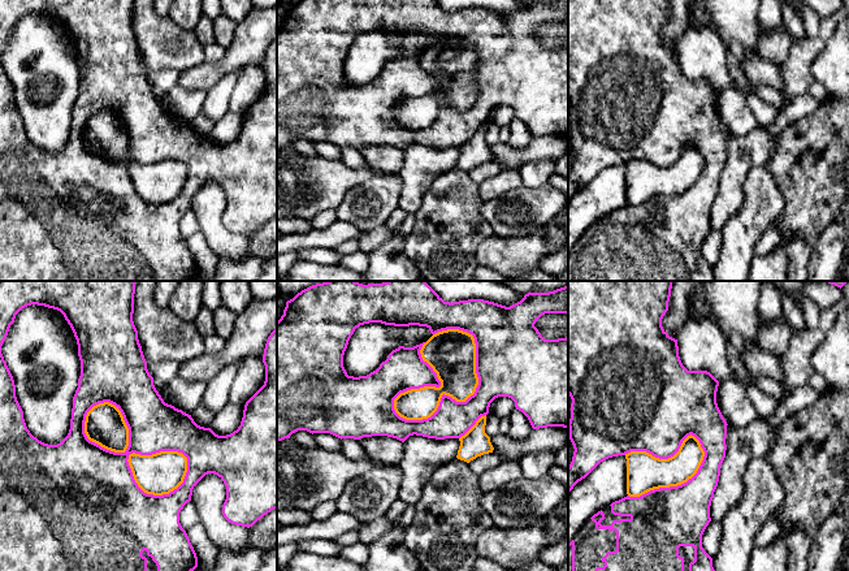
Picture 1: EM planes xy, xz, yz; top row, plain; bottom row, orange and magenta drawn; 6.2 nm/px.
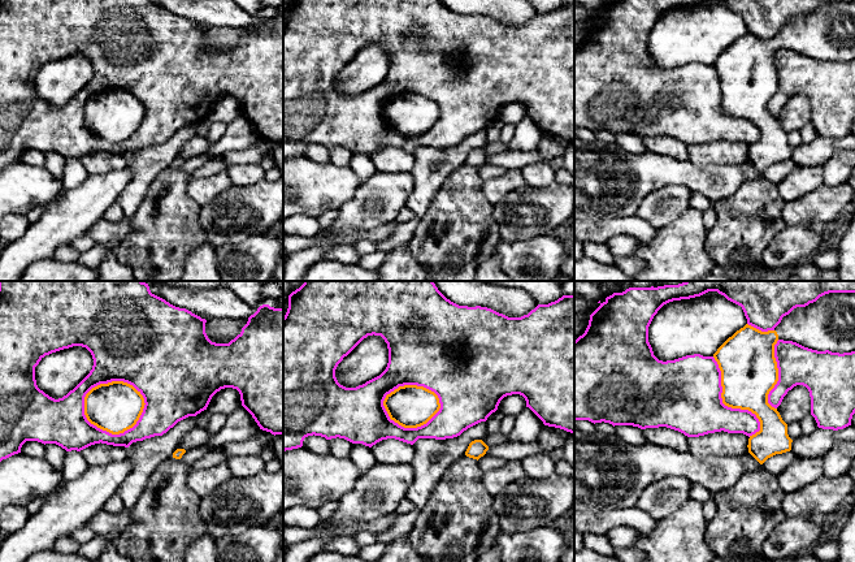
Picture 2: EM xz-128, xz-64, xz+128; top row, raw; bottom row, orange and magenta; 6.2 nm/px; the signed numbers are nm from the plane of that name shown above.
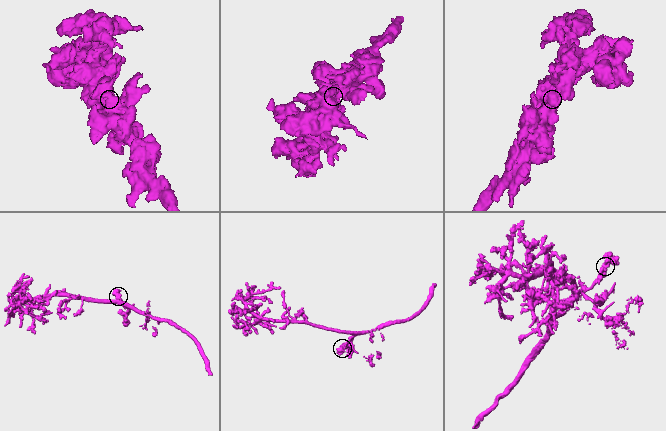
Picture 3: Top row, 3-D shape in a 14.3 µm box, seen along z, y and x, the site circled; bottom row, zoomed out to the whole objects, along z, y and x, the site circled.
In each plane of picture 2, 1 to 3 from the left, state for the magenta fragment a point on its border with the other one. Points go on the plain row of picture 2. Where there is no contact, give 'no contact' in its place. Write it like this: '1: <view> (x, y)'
1: xz-128 (118, 142)
2: xz-64 (415, 94)
3: xz+128 (727, 113)

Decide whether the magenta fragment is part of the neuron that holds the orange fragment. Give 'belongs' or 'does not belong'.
belongs

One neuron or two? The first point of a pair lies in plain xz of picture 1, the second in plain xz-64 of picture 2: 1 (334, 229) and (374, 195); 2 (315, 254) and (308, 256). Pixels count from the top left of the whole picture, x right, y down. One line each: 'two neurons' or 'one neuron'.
1: two neurons
2: two neurons

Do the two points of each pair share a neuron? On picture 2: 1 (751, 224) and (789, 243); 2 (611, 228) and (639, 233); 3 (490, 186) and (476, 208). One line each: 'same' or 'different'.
1: different
2: same
3: different

